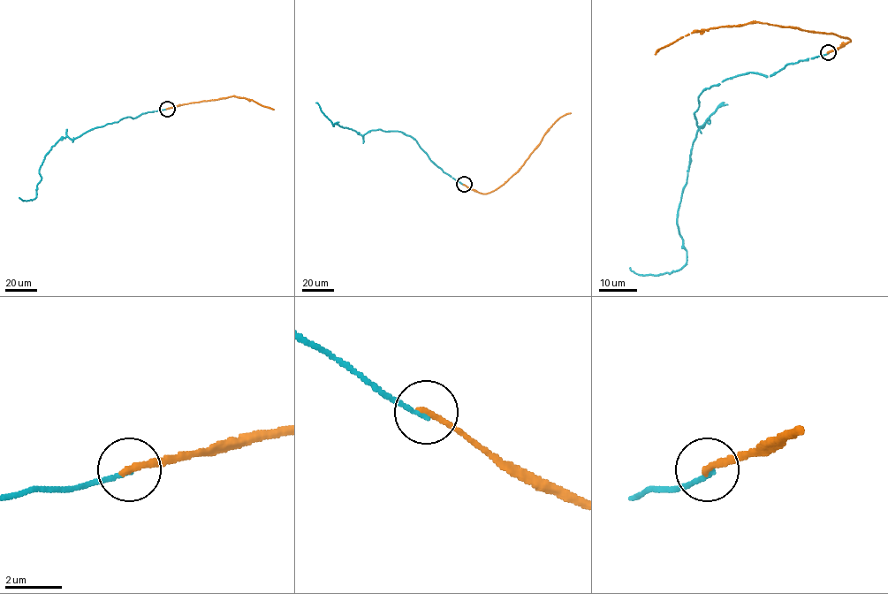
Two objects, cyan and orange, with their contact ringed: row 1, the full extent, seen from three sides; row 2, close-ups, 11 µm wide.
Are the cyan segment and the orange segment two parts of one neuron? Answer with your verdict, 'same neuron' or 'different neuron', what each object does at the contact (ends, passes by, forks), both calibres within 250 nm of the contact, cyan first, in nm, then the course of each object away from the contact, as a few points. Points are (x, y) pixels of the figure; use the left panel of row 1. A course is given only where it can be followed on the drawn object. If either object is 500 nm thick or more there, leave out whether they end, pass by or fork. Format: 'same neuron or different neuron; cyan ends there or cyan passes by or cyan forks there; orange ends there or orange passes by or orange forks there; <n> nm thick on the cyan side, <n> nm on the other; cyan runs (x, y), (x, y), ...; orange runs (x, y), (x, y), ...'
different neuron; cyan ends there; orange ends there; 150 nm thick on the cyan side, 240 nm on the other; cyan runs (166, 109), (126, 117), (73, 139), (62, 137), (40, 167), (41, 179), (34, 199), (19, 197); orange runs (167, 109), (233, 96), (252, 100), (273, 110)

